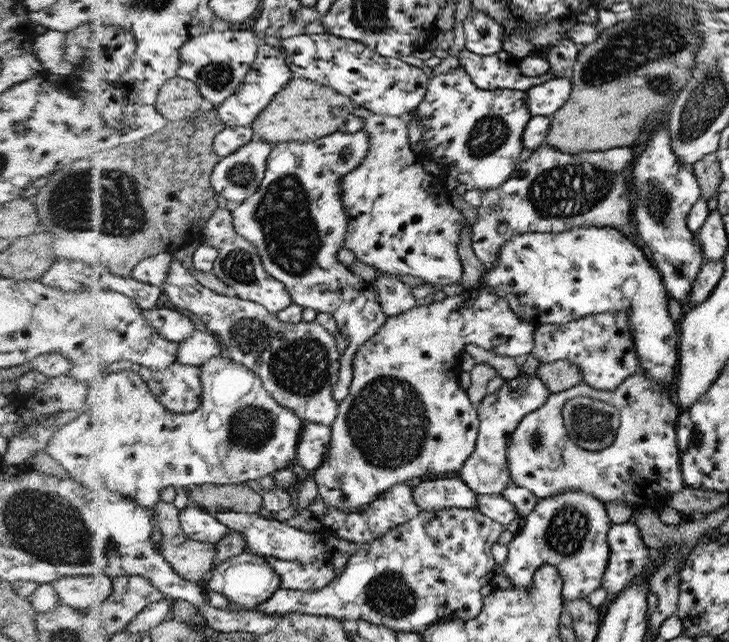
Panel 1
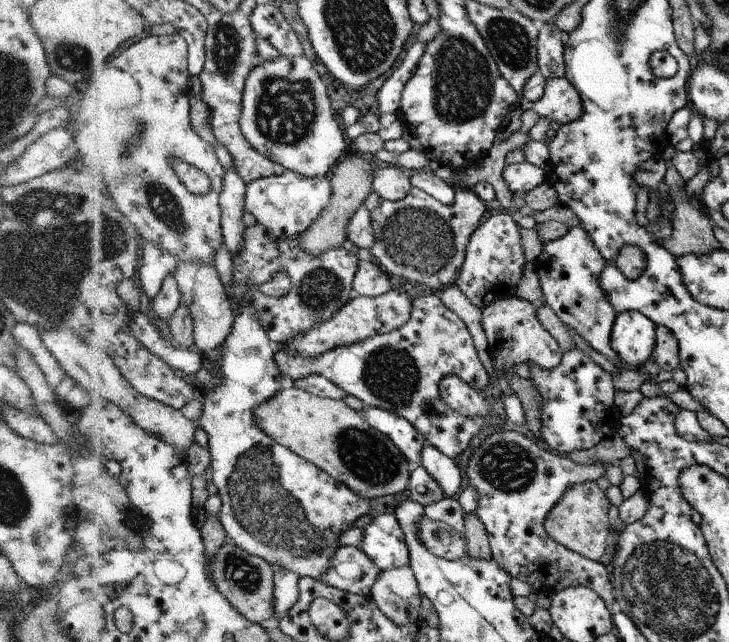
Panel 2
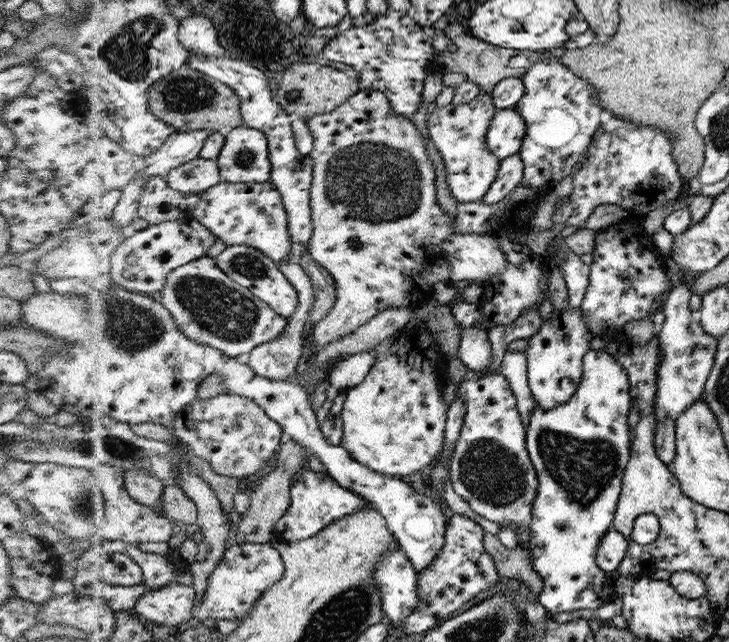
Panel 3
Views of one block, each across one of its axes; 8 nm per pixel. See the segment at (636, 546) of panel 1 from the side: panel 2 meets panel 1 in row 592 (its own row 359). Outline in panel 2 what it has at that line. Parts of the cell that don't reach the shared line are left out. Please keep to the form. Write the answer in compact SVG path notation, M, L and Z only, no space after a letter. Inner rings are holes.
M582 226L574 227L562 238L543 245L542 255L537 262L540 269L539 283L545 296L545 304L566 326L576 330L594 350L621 367L617 352L611 344L611 330L618 312L600 284L607 260L587 229Z

